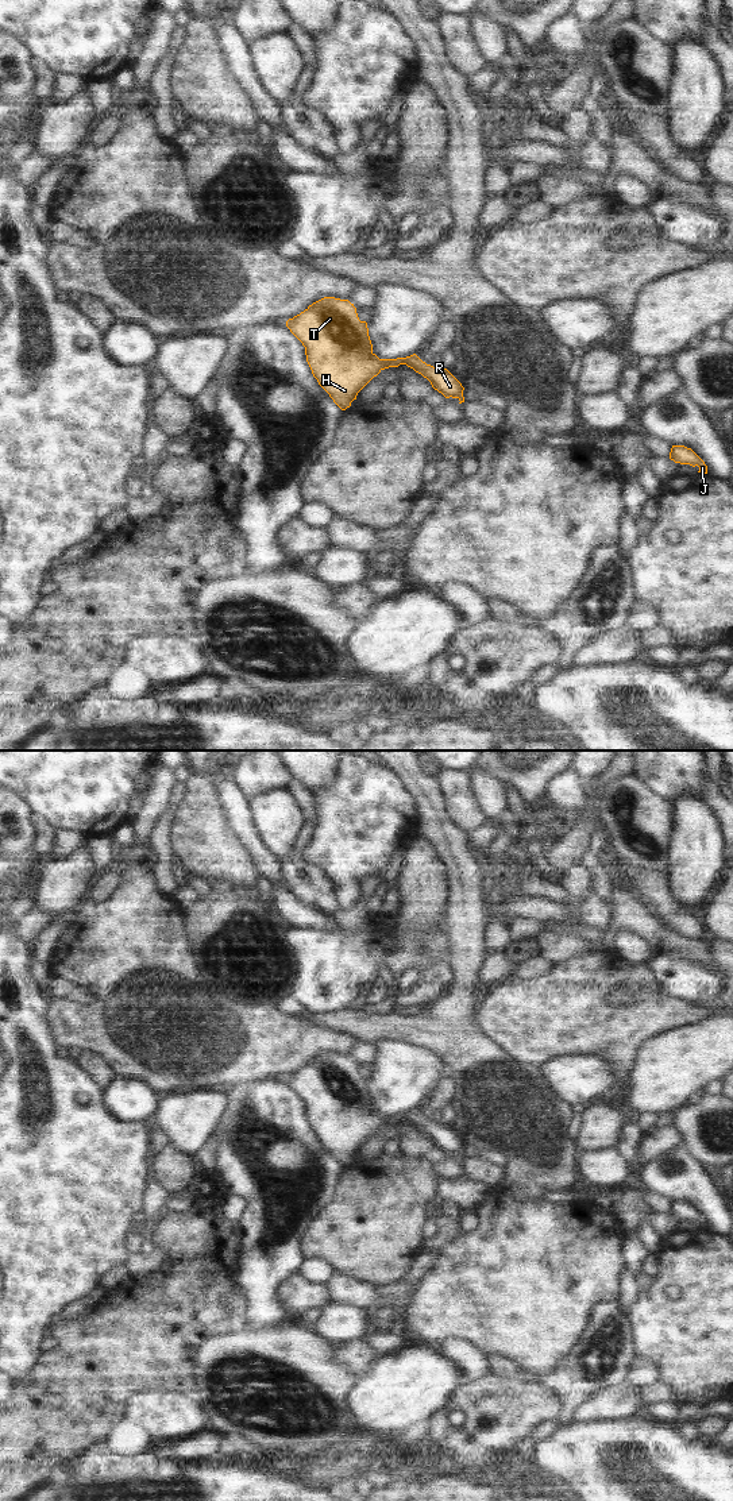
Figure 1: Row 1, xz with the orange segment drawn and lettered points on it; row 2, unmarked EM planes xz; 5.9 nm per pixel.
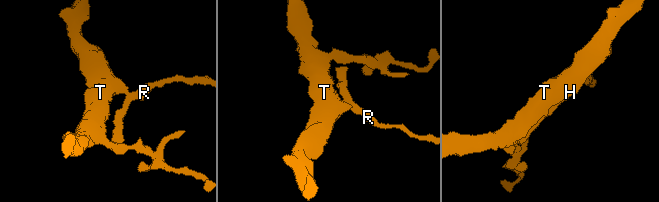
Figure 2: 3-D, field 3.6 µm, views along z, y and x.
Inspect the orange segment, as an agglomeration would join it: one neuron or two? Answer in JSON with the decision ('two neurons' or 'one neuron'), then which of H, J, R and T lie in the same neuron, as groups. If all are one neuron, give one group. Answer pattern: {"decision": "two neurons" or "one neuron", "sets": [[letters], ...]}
{"decision": "two neurons", "sets": [["H", "T"], ["J", "R"]]}

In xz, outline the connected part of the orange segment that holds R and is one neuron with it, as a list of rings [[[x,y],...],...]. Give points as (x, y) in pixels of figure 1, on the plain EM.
[[[416,1110],[406,1112],[408,1123],[427,1134],[432,1143],[441,1149],[445,1154],[458,1154],[462,1159],[464,1158],[462,1139],[444,1123],[433,1123],[423,1118]]]

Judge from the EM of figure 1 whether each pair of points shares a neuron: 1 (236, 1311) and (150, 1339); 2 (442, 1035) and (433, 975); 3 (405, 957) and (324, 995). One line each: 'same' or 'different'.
1: different
2: different
3: same

